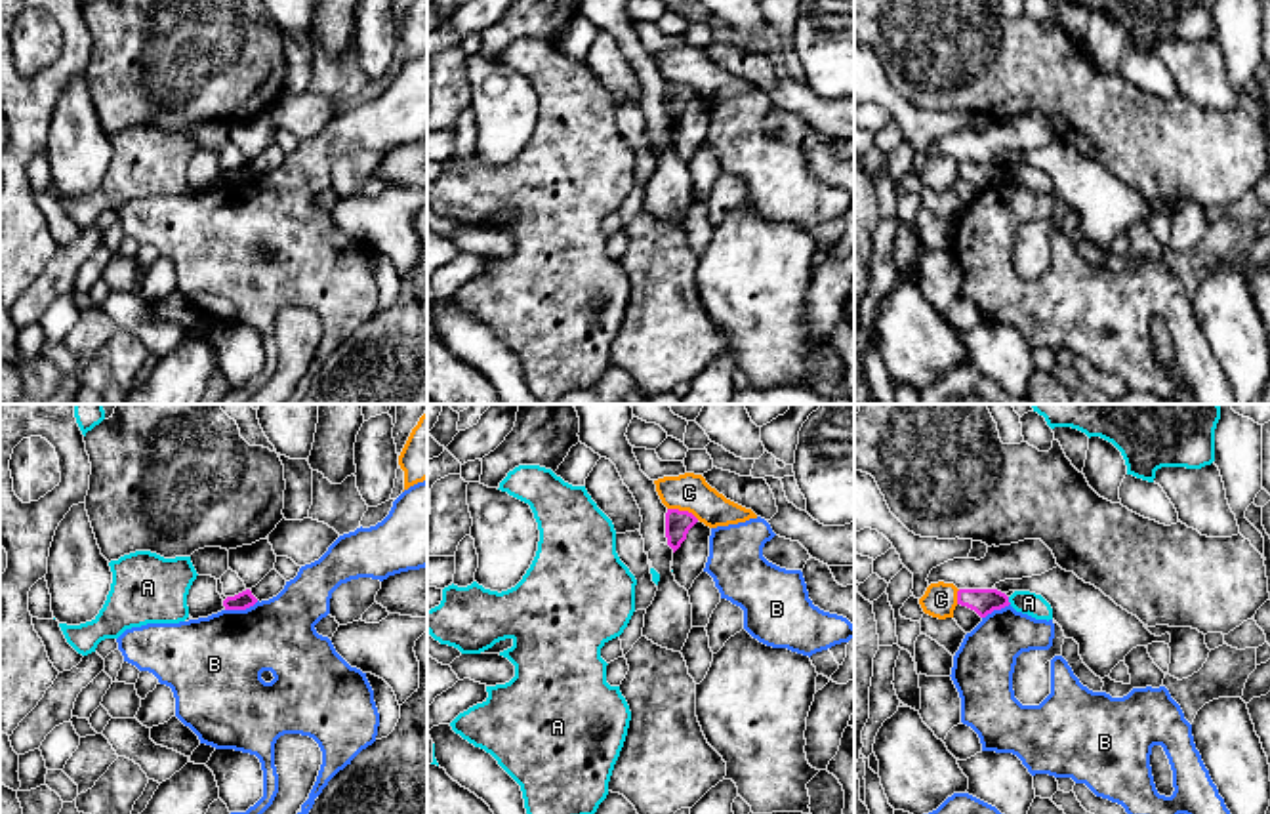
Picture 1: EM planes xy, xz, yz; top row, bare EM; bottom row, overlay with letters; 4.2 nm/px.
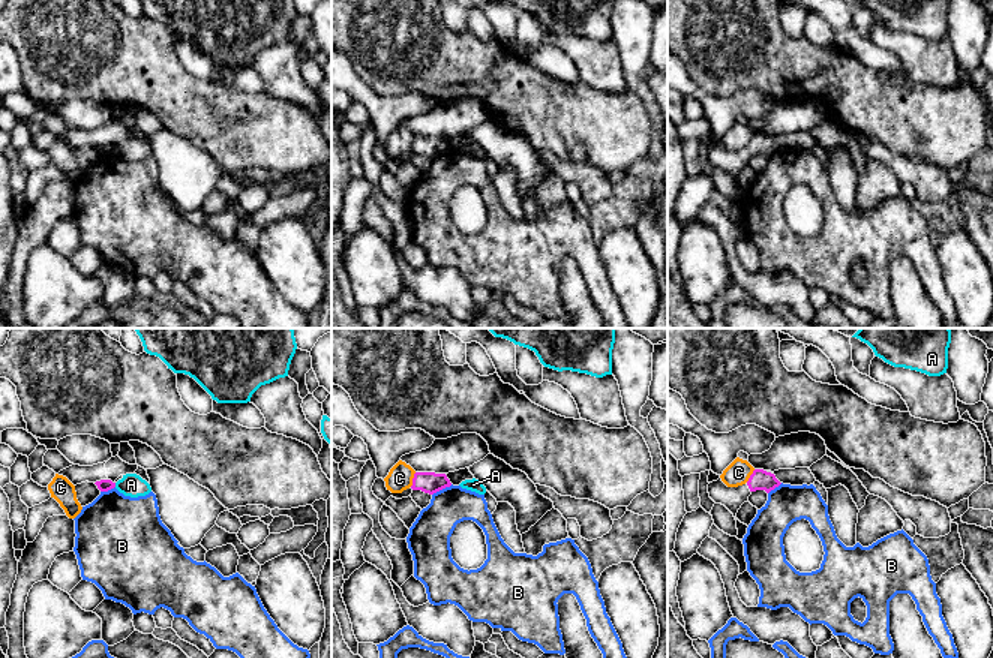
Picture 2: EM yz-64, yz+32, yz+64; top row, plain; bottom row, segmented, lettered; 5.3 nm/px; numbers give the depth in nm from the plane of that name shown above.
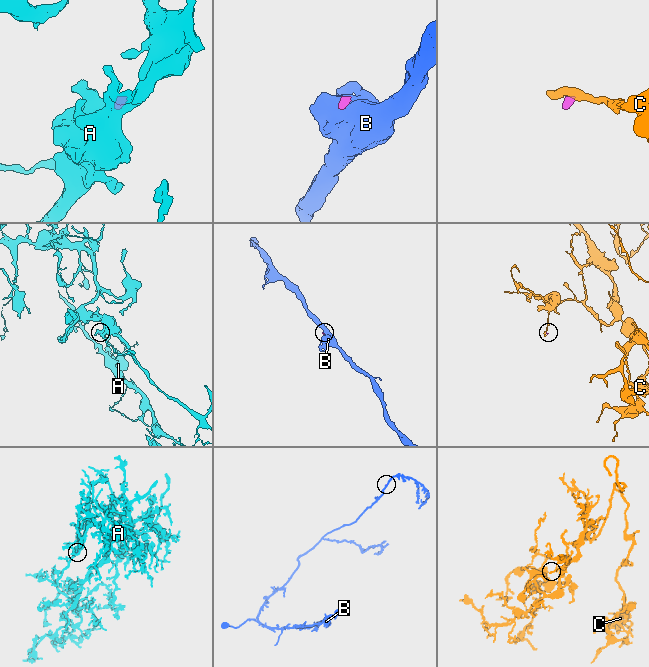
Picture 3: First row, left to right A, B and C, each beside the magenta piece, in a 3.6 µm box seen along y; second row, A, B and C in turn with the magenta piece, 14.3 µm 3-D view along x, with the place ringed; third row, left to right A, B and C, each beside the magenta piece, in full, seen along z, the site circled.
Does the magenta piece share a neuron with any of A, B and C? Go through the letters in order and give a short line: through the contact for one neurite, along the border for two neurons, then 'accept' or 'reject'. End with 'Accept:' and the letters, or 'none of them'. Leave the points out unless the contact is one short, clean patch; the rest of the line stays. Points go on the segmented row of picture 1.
A: line yz (1007, 597), (1011, 603); reject
B: line xy (258, 601), (245, 609), (225, 610); reject
C: line xz (668, 508), (691, 511), (698, 519); reject
Accept: none of them

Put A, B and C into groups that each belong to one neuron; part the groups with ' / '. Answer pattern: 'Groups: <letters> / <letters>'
Groups: A / B / C

